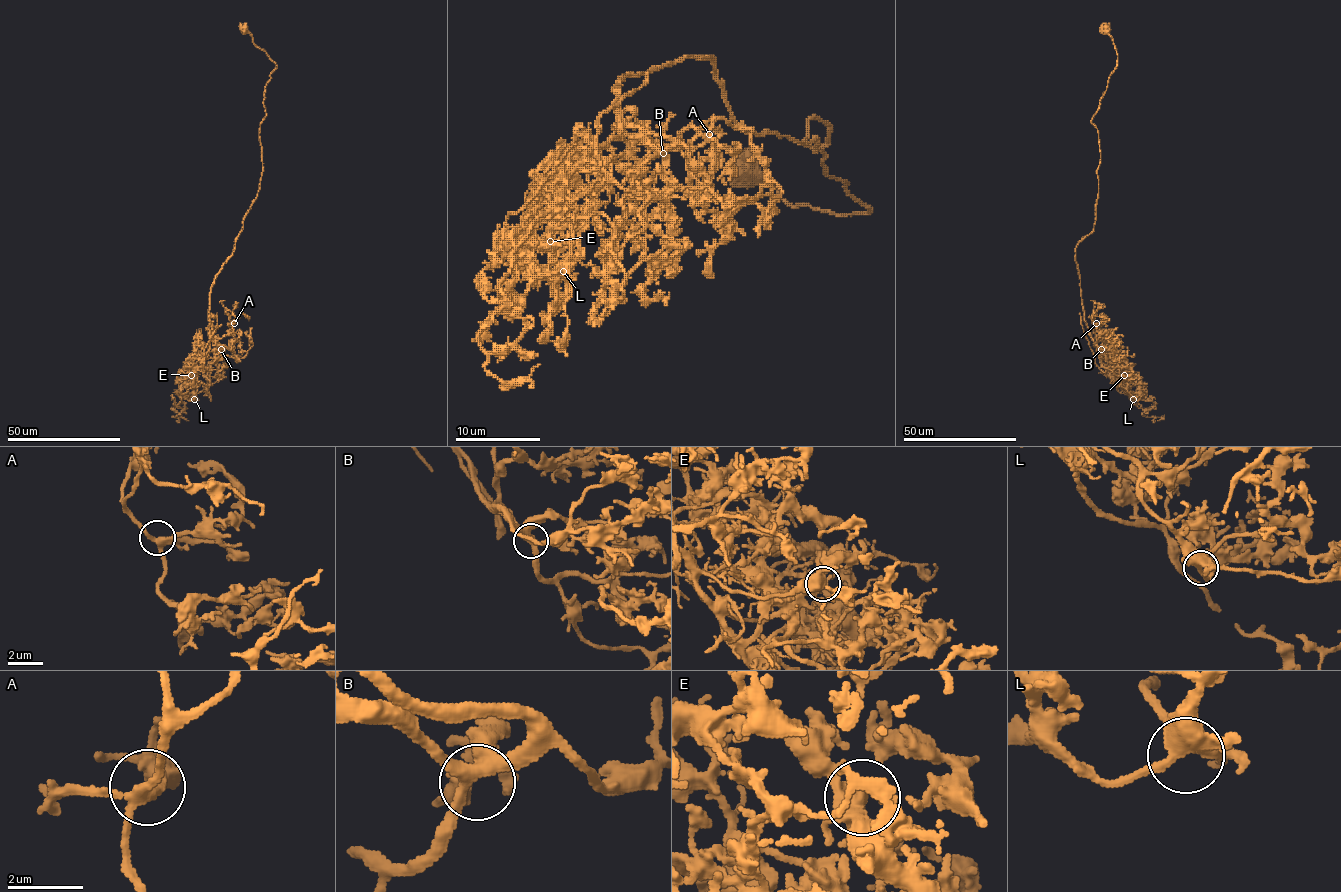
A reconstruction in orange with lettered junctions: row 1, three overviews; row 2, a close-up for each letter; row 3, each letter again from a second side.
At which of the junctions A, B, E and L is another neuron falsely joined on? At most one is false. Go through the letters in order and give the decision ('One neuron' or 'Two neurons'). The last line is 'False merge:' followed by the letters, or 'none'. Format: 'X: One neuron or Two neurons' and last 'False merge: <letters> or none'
A: One neuron
B: One neuron
E: Two neurons
L: One neuron
False merge: E

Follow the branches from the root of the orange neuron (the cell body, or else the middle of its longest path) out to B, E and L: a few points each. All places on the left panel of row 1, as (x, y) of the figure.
B: (244, 29), (276, 68), (265, 88), (266, 115), (259, 128), (259, 191), (211, 289), (209, 336), (221, 349)
E: (244, 29), (276, 65), (259, 128), (260, 185), (212, 285), (209, 350), (191, 375)
L: (244, 29), (276, 65), (259, 128), (262, 174), (234, 252), (211, 289), (209, 350), (193, 373), (194, 399)

